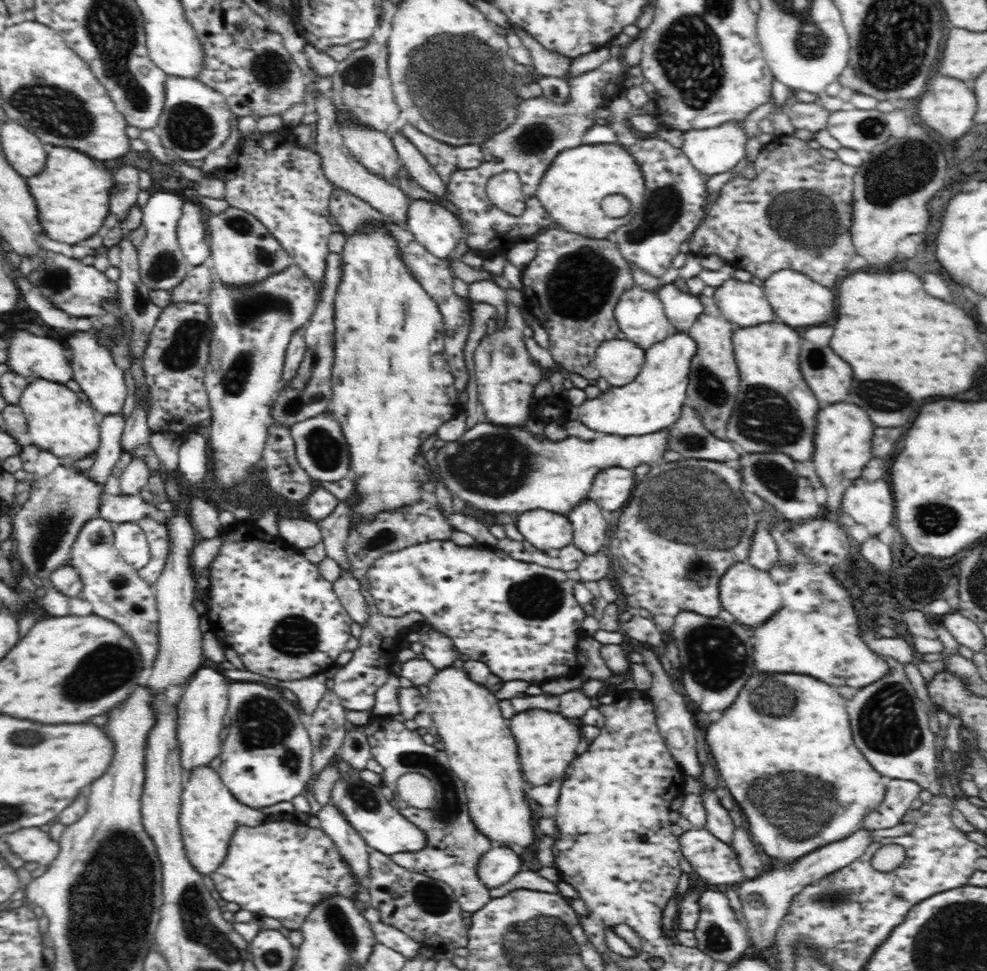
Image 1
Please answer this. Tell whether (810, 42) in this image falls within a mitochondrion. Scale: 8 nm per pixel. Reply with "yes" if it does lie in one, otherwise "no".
yes

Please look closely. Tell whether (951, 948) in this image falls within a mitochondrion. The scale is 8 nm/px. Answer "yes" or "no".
yes

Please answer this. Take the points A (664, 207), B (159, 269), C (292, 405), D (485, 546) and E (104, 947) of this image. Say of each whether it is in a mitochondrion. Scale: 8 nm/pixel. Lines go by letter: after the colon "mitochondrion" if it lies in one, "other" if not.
A: mitochondrion
B: mitochondrion
C: mitochondrion
D: other
E: mitochondrion

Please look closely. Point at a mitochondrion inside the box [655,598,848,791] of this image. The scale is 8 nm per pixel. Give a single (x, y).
(716, 653)

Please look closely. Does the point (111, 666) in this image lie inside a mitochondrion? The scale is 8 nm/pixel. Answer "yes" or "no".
yes

